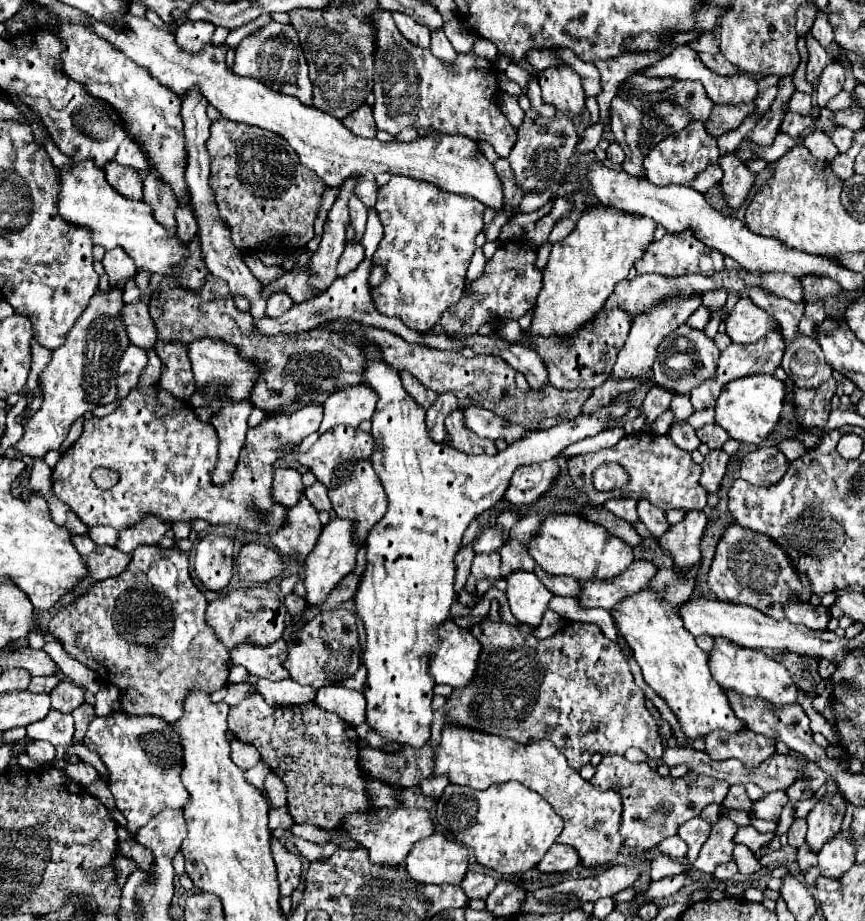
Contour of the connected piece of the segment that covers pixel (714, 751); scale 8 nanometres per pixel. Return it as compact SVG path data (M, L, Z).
M713 731L705 737L705 745L711 759L739 759L749 769L757 767L761 761L775 753L775 741L753 731Z

